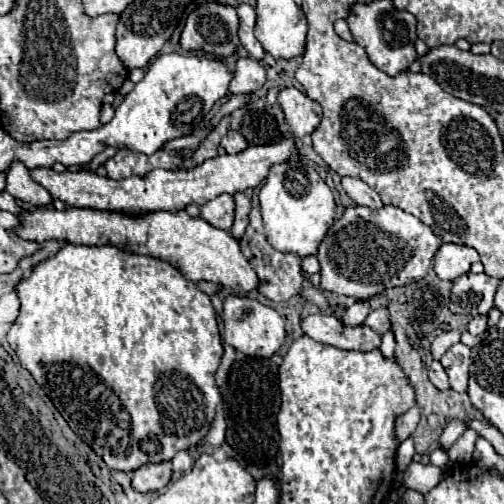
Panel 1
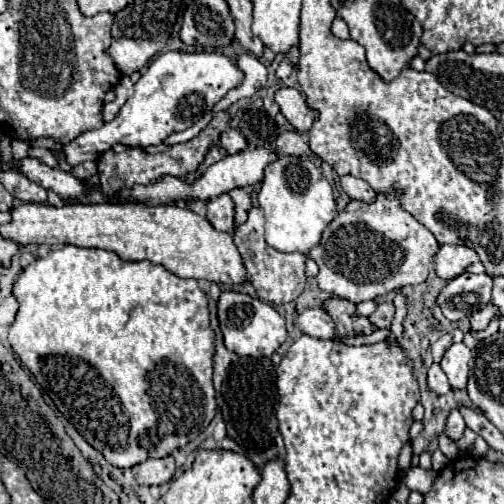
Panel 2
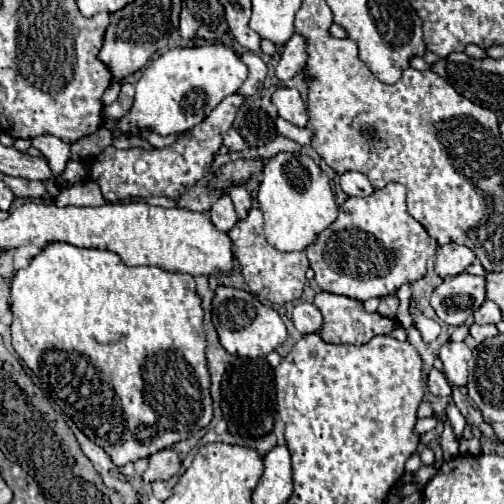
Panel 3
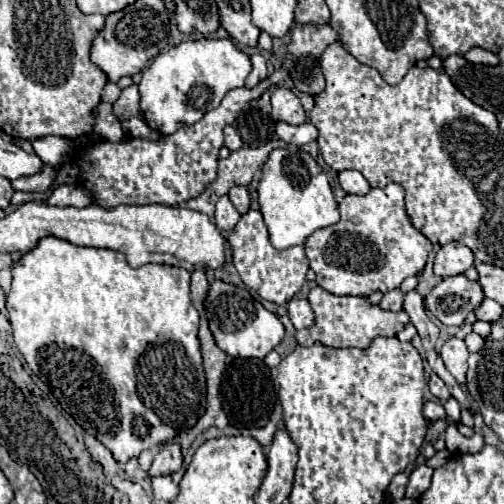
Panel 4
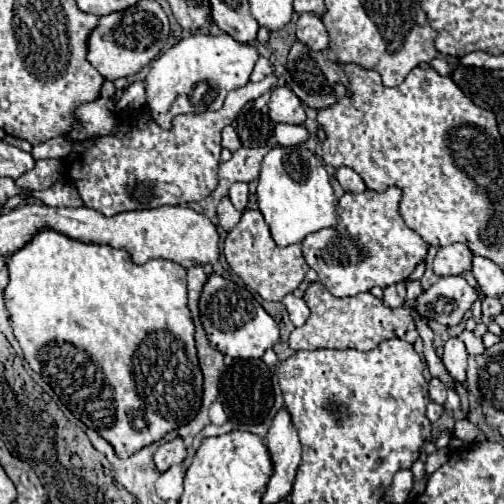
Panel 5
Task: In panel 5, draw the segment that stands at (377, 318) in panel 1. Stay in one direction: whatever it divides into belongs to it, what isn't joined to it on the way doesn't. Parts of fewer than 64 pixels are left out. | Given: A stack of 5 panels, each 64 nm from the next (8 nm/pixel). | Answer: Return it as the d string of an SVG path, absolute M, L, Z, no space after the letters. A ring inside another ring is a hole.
M404 282L392 284L392 286L388 286L388 288L384 290L382 302L384 302L384 306L388 306L388 308L398 308L398 306L404 304L404 296L406 296L406 284L404 284Z

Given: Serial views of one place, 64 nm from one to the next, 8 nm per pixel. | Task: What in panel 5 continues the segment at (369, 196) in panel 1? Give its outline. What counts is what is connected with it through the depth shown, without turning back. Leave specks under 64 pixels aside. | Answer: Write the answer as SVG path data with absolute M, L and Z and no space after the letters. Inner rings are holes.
M340 168L338 172L336 172L336 178L338 178L338 182L340 182L340 186L346 190L346 192L364 192L366 190L366 184L364 184L364 180L360 178L360 174L356 174L352 168Z

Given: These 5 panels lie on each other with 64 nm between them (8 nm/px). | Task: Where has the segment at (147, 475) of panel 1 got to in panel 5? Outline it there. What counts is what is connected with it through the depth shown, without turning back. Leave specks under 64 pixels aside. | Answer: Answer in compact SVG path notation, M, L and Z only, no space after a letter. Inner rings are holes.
M176 438L172 442L164 442L158 446L156 454L154 454L154 464L158 472L166 472L170 466L174 464L182 464L182 460L186 458L186 448L182 438Z

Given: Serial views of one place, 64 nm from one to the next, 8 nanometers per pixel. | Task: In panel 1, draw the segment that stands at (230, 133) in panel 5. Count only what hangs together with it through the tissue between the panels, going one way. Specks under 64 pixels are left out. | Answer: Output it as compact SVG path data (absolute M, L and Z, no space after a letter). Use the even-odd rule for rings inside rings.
M230 130L230 132L222 138L222 146L224 146L224 150L226 150L228 154L238 154L238 152L246 150L248 142L244 140L244 136L242 136L240 132L232 132L232 130Z

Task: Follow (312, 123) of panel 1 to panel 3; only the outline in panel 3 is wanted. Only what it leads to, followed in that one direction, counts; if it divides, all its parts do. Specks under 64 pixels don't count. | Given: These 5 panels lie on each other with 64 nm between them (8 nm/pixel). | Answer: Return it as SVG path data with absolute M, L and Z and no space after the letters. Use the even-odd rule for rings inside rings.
M282 86L272 94L272 102L276 104L280 118L292 122L298 128L304 128L308 124L308 112L298 90Z

